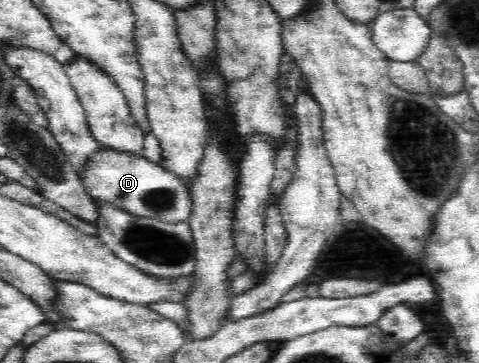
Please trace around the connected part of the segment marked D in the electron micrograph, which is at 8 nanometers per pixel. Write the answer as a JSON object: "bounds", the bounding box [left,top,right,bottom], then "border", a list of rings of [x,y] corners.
{"bounds":[84,147,191,222],"border":[[[102,147],[96,161],[88,166],[84,187],[91,196],[112,201],[137,216],[157,217],[169,222],[187,221],[191,212],[190,193],[172,174],[162,170],[160,165],[139,157],[121,156]]]}

